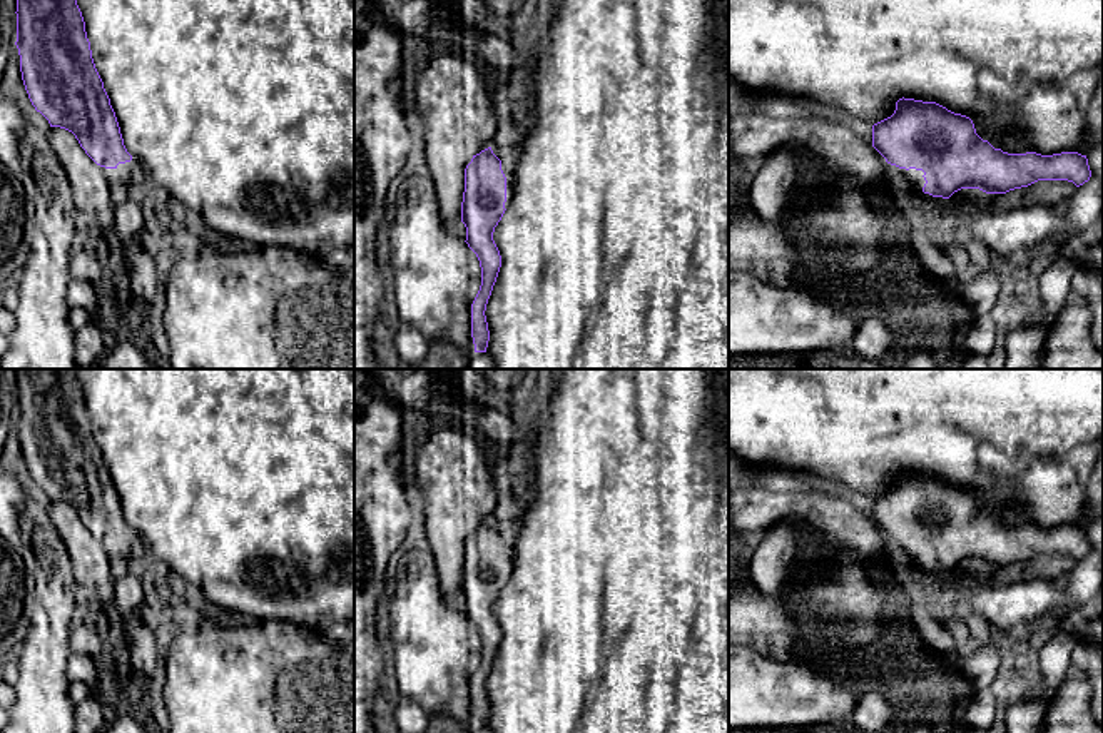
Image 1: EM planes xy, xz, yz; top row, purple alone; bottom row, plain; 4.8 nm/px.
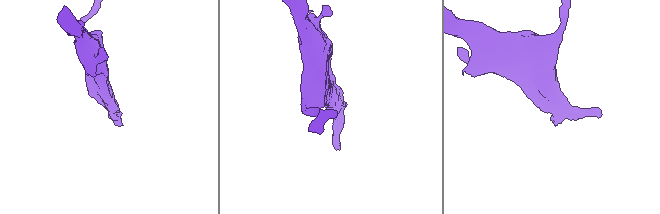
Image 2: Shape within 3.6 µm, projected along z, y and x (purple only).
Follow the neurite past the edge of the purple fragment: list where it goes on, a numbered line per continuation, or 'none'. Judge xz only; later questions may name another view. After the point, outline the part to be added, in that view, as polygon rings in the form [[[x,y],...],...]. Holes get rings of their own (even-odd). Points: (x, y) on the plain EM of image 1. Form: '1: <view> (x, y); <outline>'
1: xz (502, 531); [[[491,523],[491,524],[501,534],[501,544],[503,544],[503,548],[506,551],[506,576],[505,576],[505,583],[508,583],[510,576],[511,576],[511,571],[513,571],[513,559],[511,559],[511,551],[510,551],[506,531],[498,528],[495,523]]]

